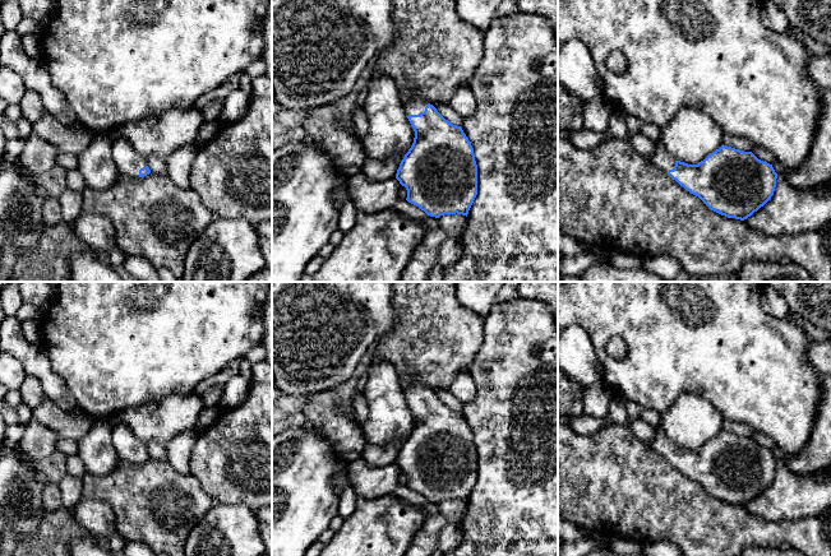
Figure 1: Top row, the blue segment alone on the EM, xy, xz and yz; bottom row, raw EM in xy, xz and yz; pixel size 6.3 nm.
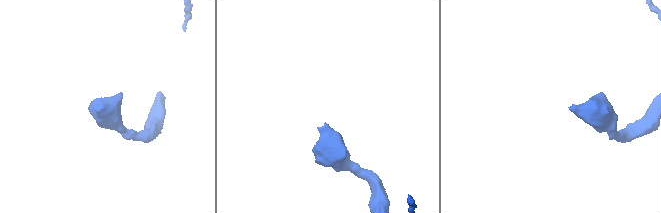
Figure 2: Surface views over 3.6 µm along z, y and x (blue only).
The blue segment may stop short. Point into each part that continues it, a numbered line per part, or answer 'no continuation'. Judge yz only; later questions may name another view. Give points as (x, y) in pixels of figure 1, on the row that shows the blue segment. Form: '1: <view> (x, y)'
1: yz (661, 158)

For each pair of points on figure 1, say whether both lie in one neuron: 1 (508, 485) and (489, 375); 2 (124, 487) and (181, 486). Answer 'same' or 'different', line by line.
1: same
2: same

